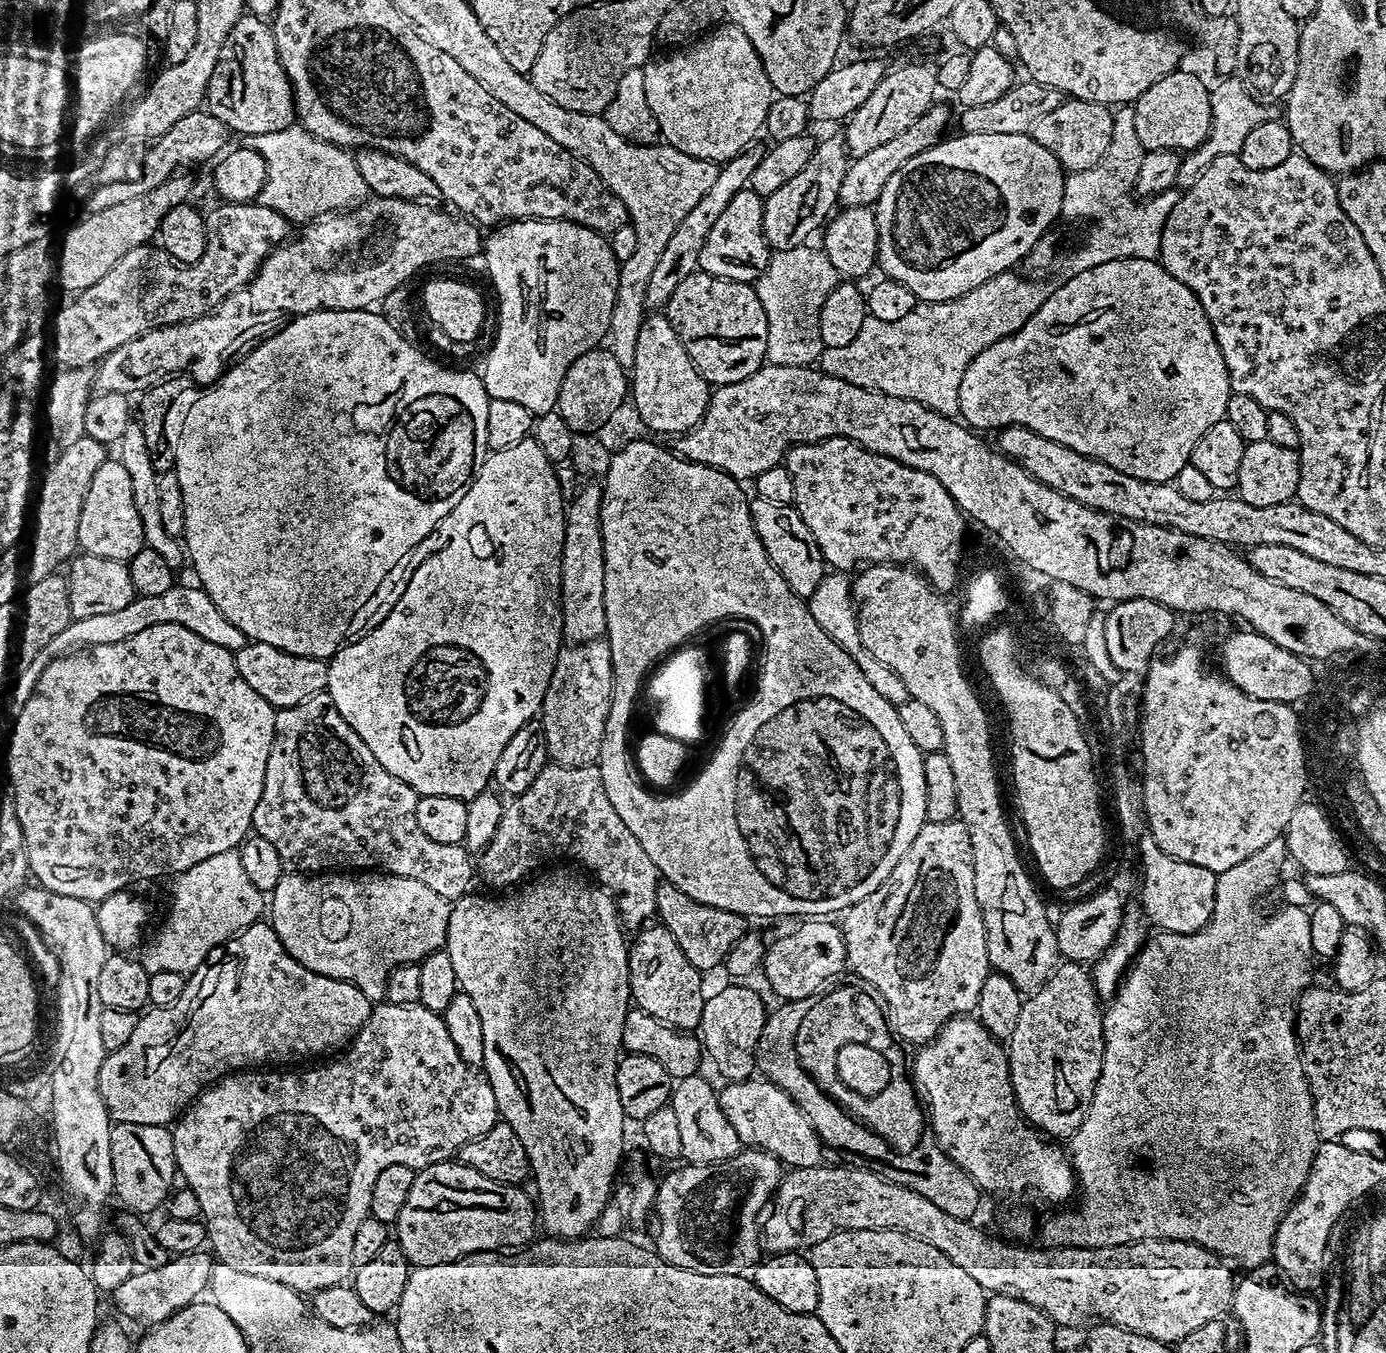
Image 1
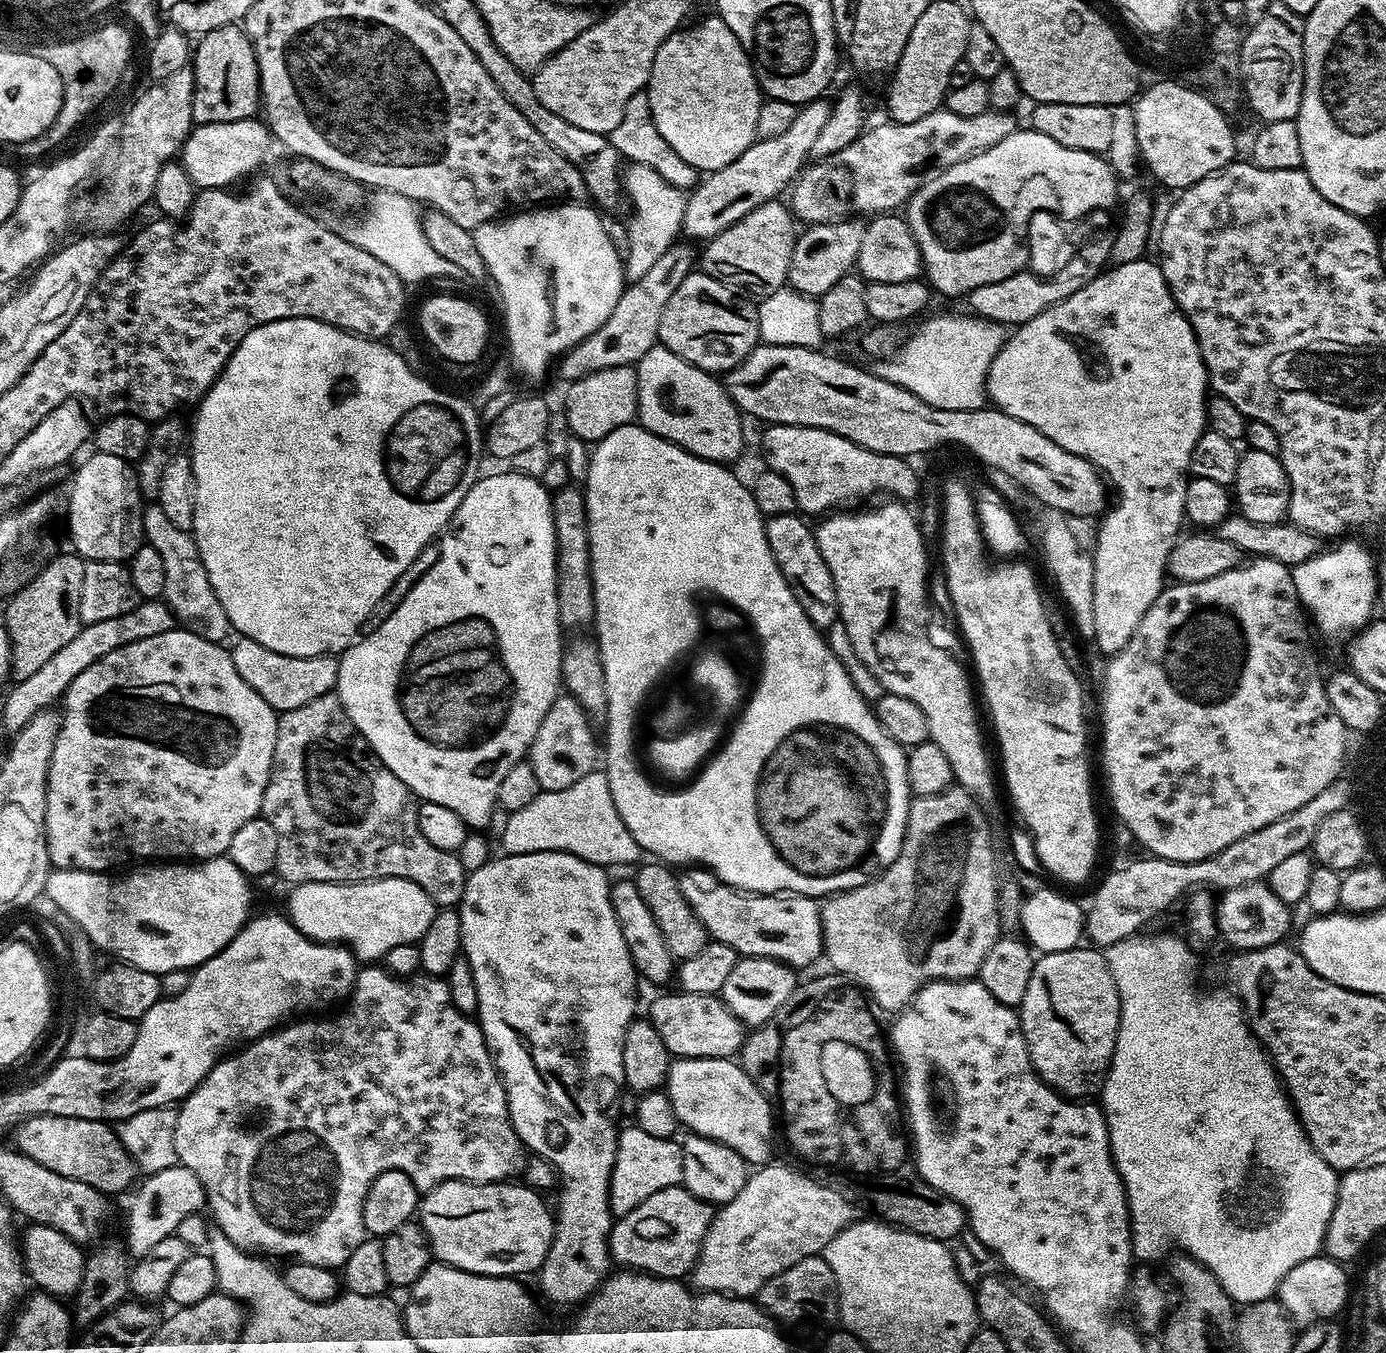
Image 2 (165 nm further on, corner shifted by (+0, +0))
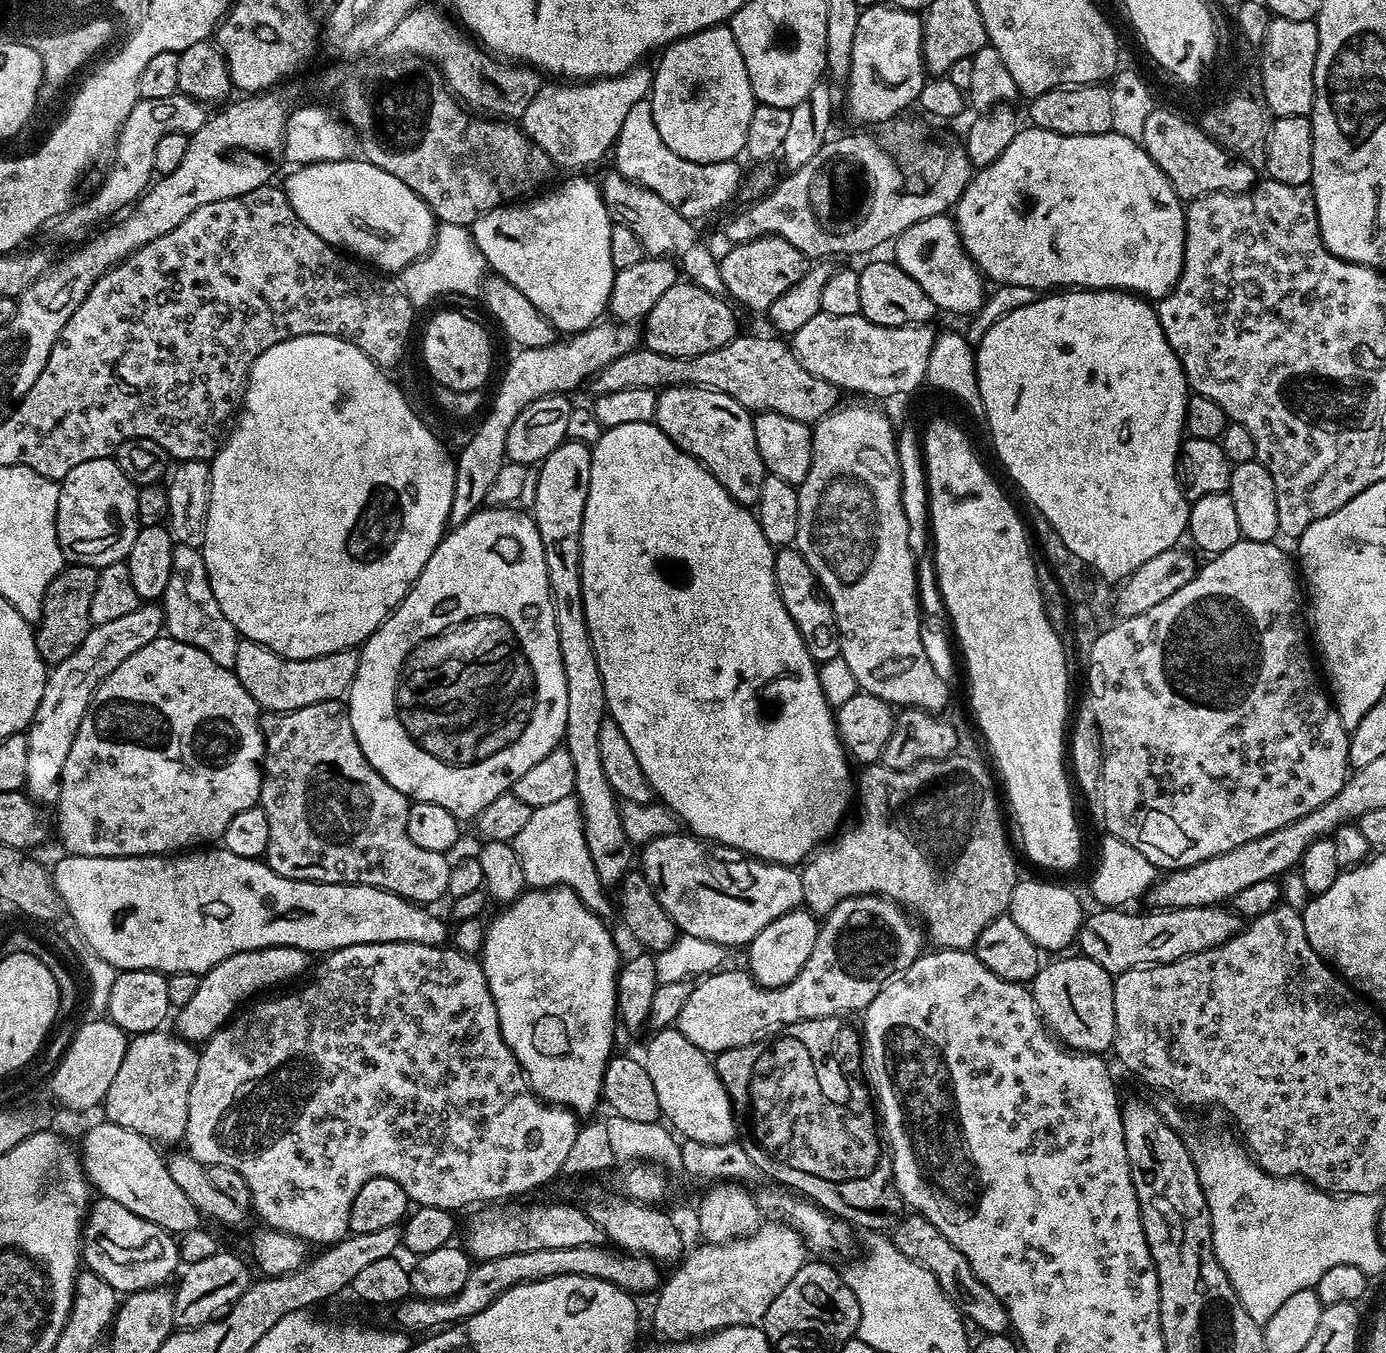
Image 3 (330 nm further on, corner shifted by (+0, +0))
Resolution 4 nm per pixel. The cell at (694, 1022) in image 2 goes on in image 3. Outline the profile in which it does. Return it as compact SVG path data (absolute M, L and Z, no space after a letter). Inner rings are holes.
M882 896L844 900L819 927L814 950L794 982L780 988L762 988L747 971L714 971L705 975L701 984L693 983L692 993L678 1010L674 1027L698 1050L717 1054L763 1040L766 1034L799 1020L849 1014L855 1008L863 1010L889 980L921 955L921 929L916 929L907 918L905 909Z

